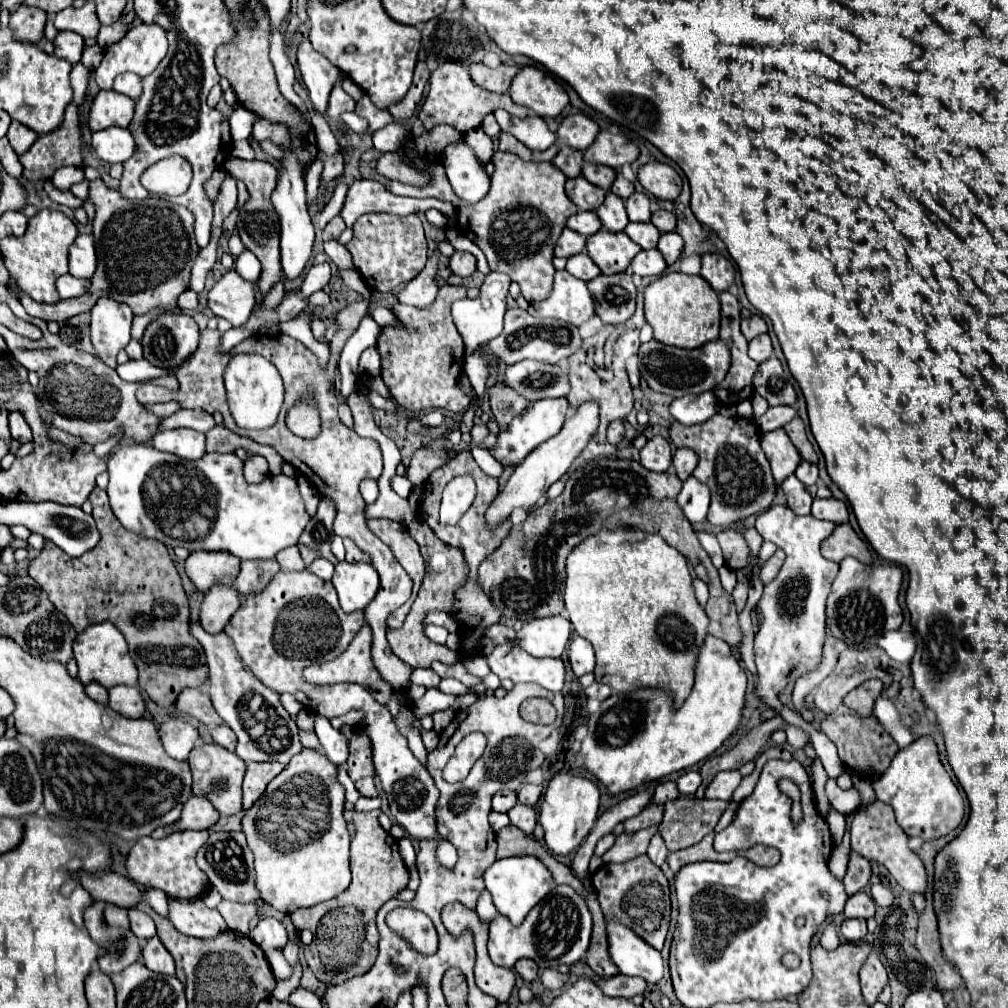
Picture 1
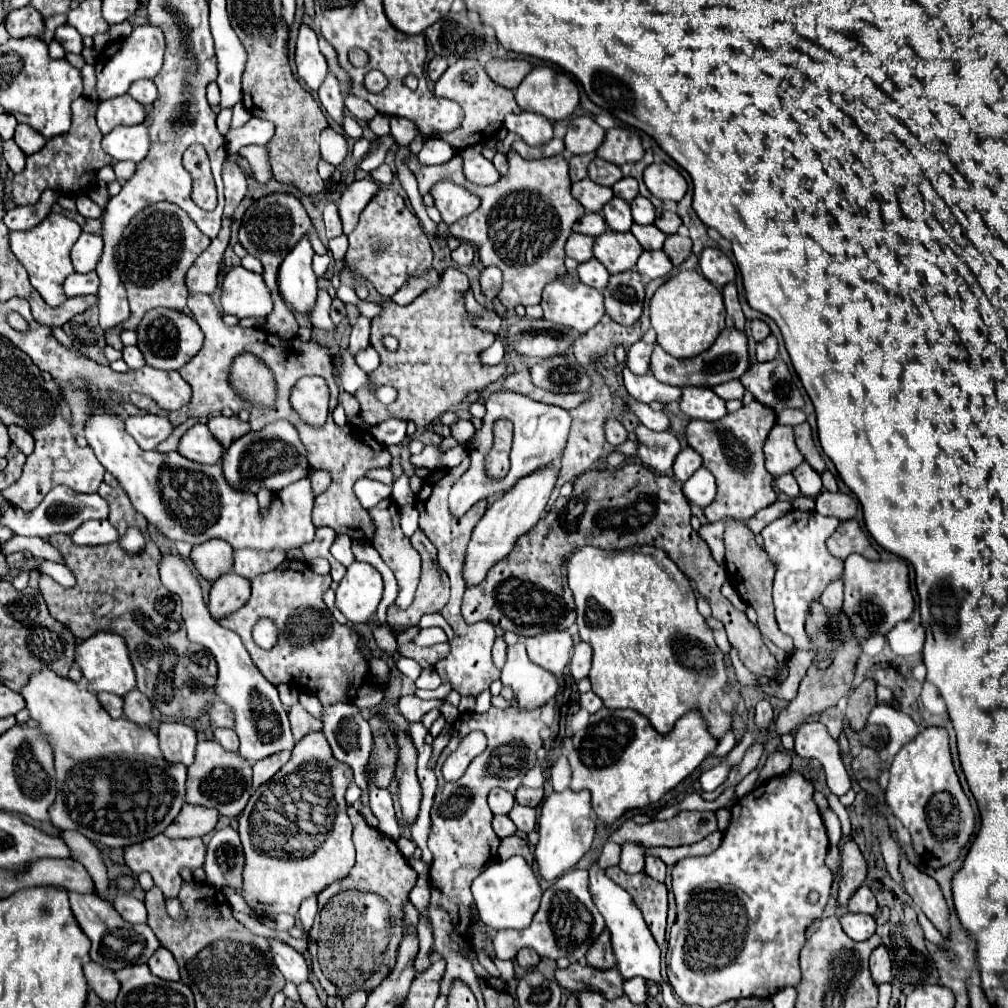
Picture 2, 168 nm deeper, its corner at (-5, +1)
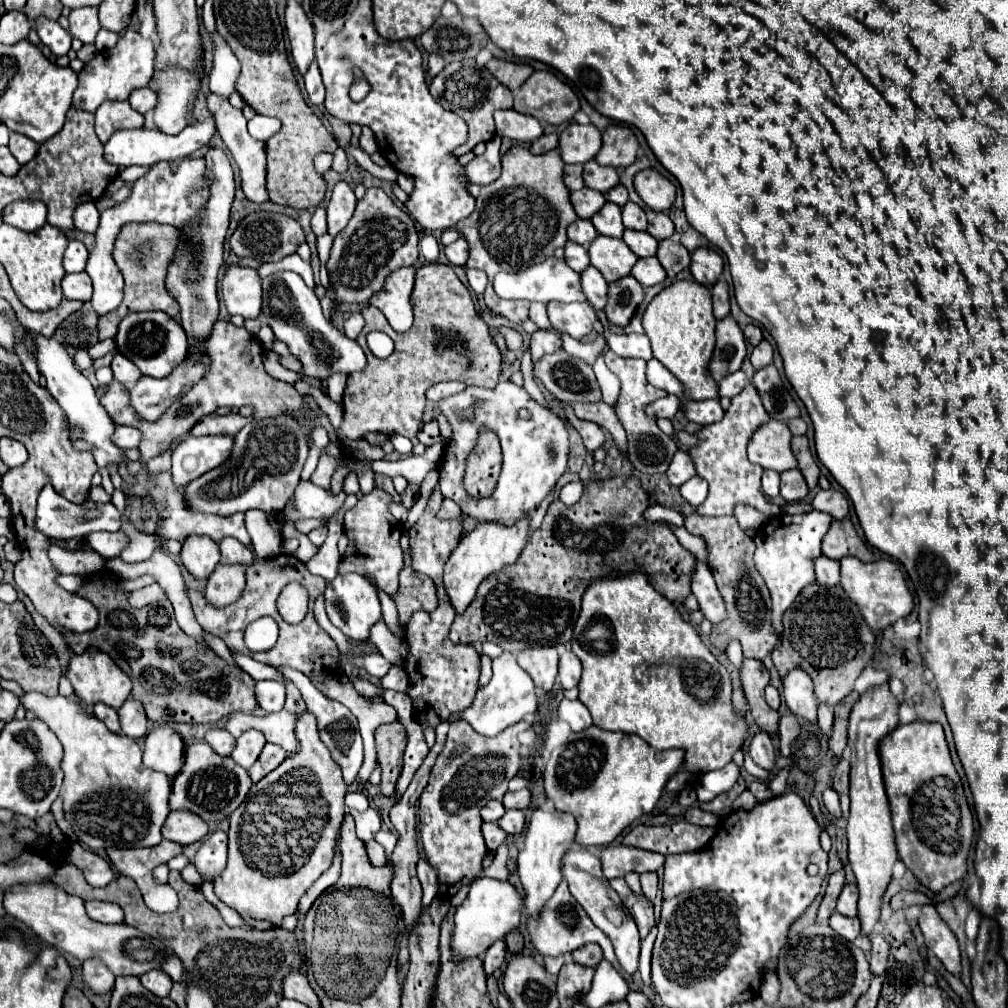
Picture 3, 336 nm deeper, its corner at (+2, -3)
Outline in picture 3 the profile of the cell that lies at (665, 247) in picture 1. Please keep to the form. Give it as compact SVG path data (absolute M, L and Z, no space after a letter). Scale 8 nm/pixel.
M672 239L660 241L656 257L660 259L660 263L666 269L670 279L674 279L676 273L680 273L682 269L686 269L690 265L690 253L686 251L686 247L682 243L672 241Z

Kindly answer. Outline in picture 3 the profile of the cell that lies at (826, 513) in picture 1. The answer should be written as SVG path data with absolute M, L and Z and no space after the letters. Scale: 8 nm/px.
M818 491L814 501L812 501L812 507L816 511L824 511L828 513L832 519L844 519L850 511L850 505L848 505L848 499L840 493L840 491Z

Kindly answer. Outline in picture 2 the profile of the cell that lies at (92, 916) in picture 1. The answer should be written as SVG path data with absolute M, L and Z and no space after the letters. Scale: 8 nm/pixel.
M69 893L69 901L71 901L71 911L73 911L77 925L91 941L91 949L89 949L91 961L95 961L103 967L109 967L111 971L119 971L123 967L147 963L149 957L161 947L159 939L145 923L133 925L133 923L123 921L123 917L117 911L113 911L111 903L103 901L95 893L89 893L89 895Z

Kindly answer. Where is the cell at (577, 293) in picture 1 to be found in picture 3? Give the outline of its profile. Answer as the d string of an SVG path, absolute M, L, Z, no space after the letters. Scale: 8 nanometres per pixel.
M588 301L576 303L548 303L548 319L558 333L568 333L574 339L586 337L594 323L600 323L594 307Z

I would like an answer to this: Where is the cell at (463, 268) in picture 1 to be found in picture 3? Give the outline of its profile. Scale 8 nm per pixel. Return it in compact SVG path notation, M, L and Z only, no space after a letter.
M460 237L452 245L444 247L444 253L446 253L446 257L448 257L448 261L452 265L466 265L466 259L468 259L468 243L466 243L466 239Z

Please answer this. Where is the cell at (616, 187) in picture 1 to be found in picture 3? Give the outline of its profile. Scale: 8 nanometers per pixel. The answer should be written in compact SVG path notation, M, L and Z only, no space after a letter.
M620 183L620 185L616 185L616 187L612 187L606 195L606 201L612 201L612 203L616 203L616 205L626 205L626 201L628 201L628 191L626 191L626 187Z

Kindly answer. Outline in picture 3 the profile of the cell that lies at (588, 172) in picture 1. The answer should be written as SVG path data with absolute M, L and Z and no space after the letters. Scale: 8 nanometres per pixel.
M594 159L584 165L584 183L590 189L596 189L600 193L610 191L612 187L618 185L618 173L612 167L602 167Z

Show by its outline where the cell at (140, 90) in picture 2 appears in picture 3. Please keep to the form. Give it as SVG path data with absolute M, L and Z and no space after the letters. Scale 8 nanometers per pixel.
M144 87L144 89L134 89L128 97L130 105L138 111L138 113L146 113L150 109L156 107L156 93L150 89L150 87Z

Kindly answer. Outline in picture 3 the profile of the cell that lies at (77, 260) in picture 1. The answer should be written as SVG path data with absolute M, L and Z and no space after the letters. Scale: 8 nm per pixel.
M72 239L72 241L68 243L66 253L64 253L64 269L66 269L66 273L84 271L86 259L88 259L88 249L86 249L86 245L84 245L82 241Z

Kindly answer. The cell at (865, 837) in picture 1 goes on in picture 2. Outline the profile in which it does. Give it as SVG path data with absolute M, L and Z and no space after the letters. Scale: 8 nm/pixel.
M905 857L901 859L901 873L903 873L905 889L911 895L913 903L927 915L927 919L939 929L943 937L949 937L949 909L935 879L923 875Z

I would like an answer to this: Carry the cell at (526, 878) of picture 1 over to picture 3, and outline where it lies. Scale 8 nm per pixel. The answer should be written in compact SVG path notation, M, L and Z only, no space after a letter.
M490 877L476 879L470 885L468 897L456 909L456 915L454 915L454 923L456 923L454 937L452 937L454 959L484 955L484 951L496 939L502 939L508 935L508 931L518 929L522 911L524 911L524 897L516 891L516 887L510 881L498 881Z

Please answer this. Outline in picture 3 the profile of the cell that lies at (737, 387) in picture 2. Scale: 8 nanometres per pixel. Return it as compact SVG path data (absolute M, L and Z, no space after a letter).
M676 281L662 289L644 313L644 331L650 337L654 357L670 369L688 389L692 399L718 399L718 383L708 375L708 361L714 349L712 293L696 281Z

